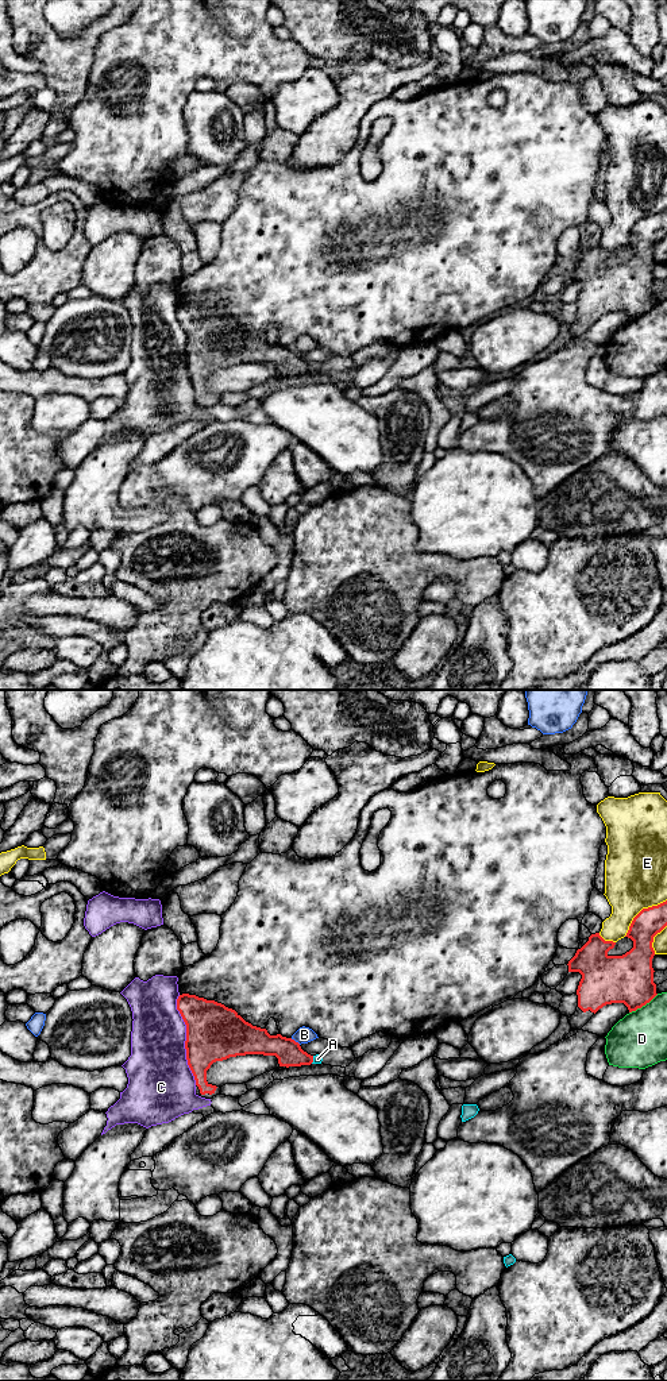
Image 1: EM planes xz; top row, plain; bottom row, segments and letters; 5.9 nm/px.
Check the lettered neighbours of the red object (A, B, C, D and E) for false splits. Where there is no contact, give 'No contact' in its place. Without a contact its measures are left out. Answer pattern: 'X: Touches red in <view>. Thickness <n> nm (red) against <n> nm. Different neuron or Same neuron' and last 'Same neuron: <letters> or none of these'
A: Touches red in xz. Thickness 160 nm (red) against 50 nm. Different neuron
B: Touches red in xz. Thickness 170 nm (red) against 100 nm. Different neuron
C: Touches red in xz. Thickness 340 nm (red) against 360 nm. Different neuron
D: Touches red in xz. Thickness 300 nm (red) against 320 nm. Different neuron
E: Touches red in xz. Thickness 170 nm (red) against 360 nm. Different neuron
Same neuron: none of these

